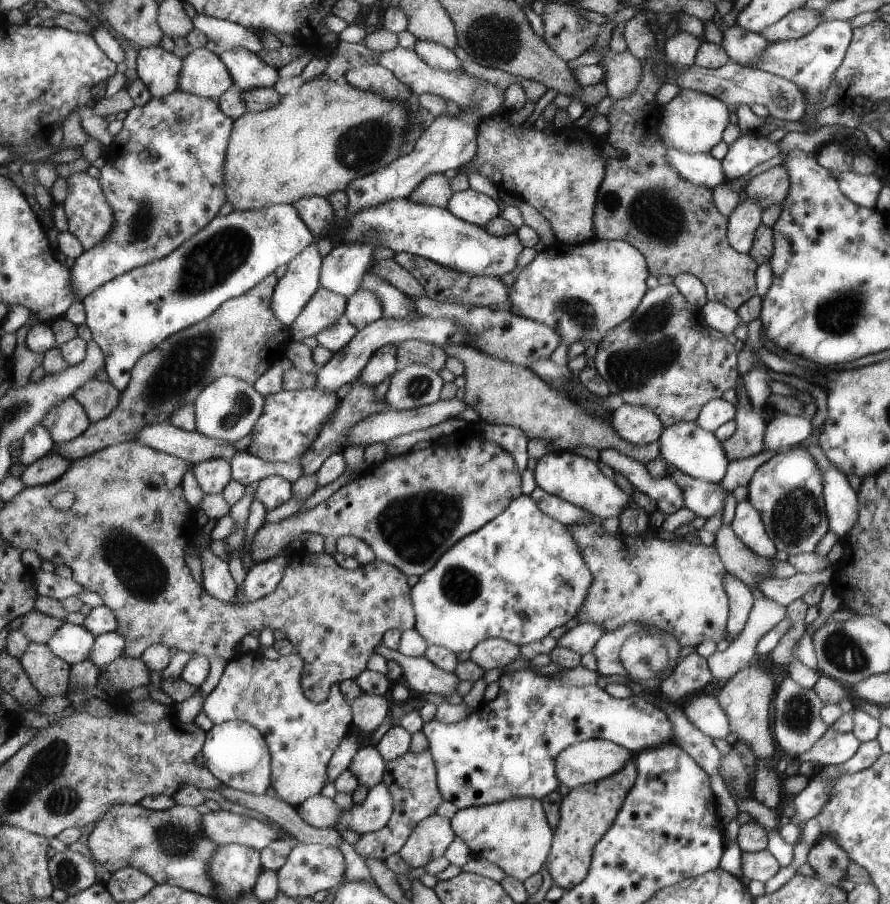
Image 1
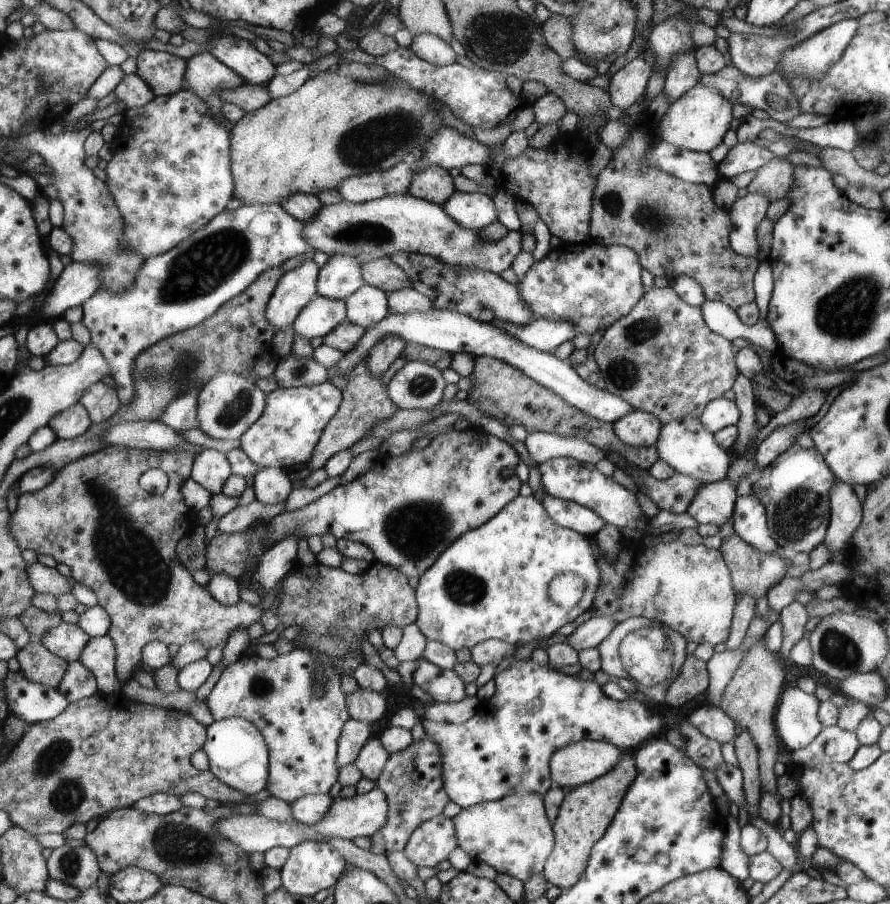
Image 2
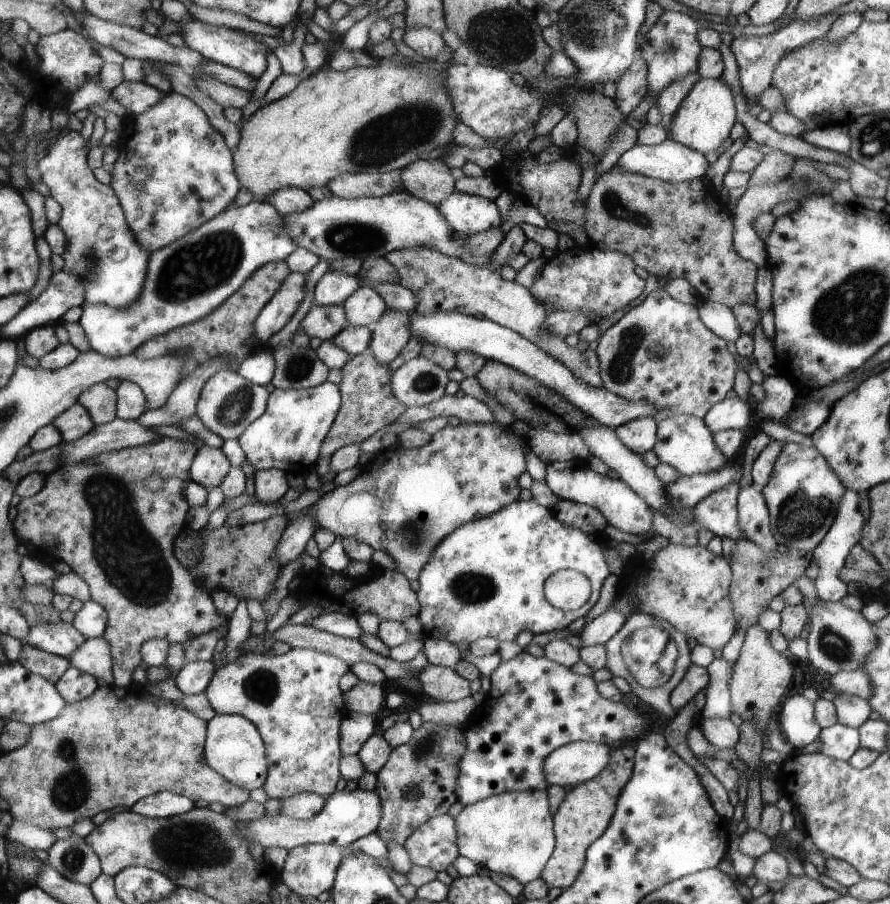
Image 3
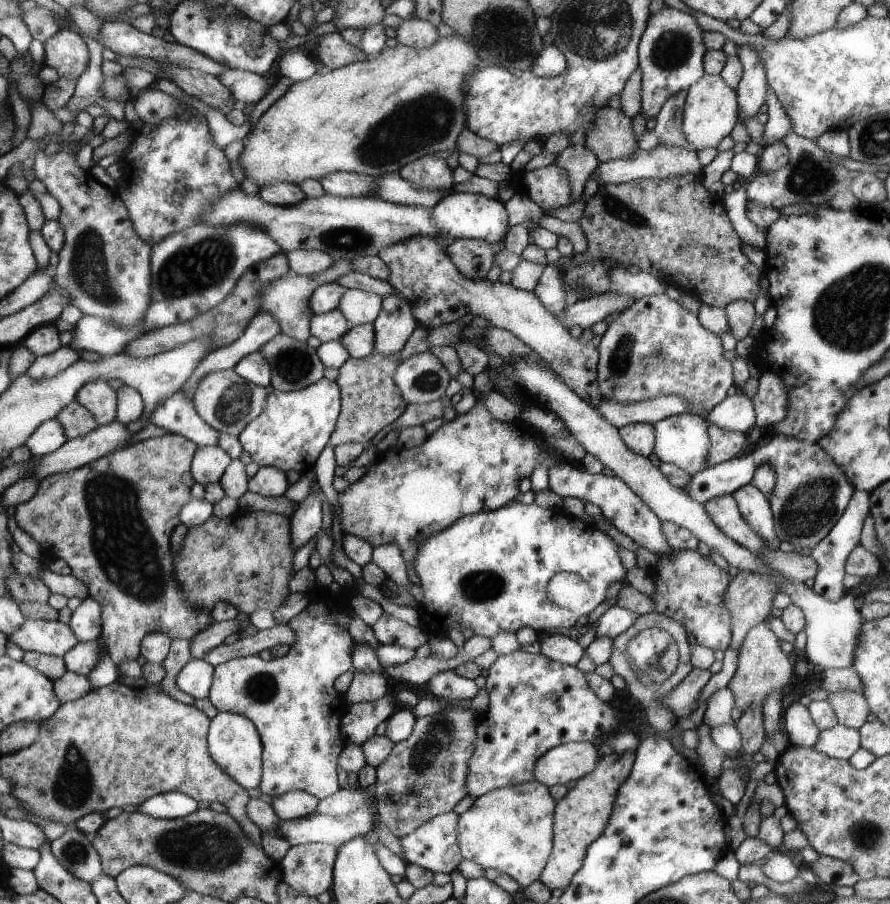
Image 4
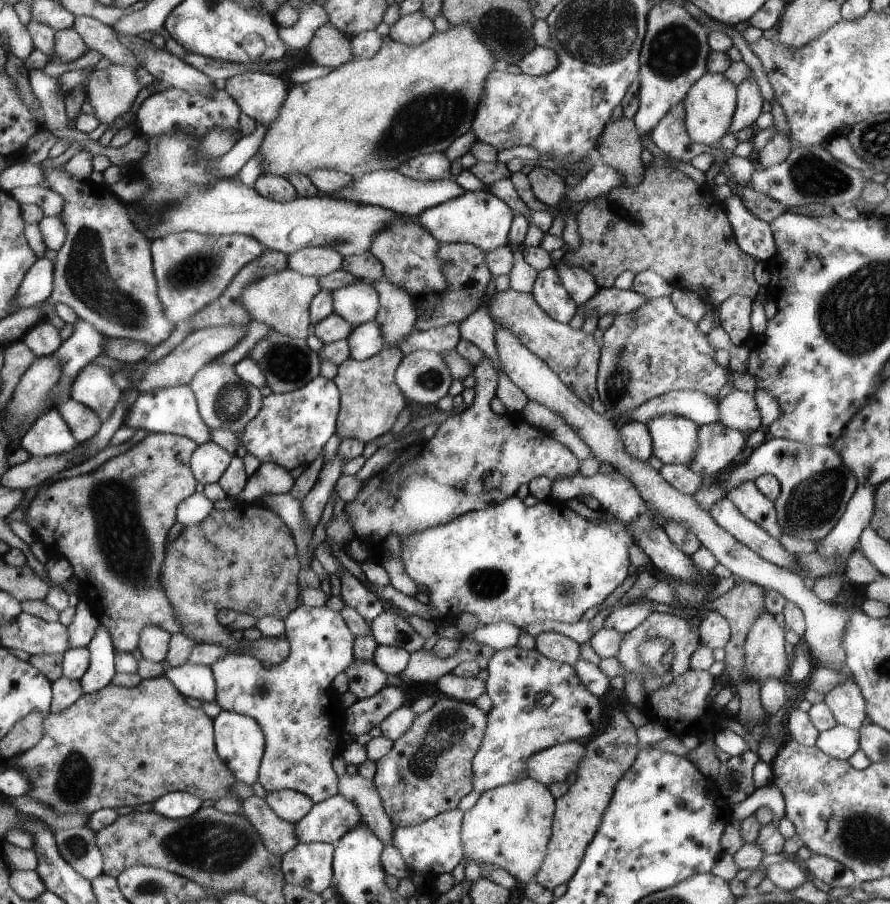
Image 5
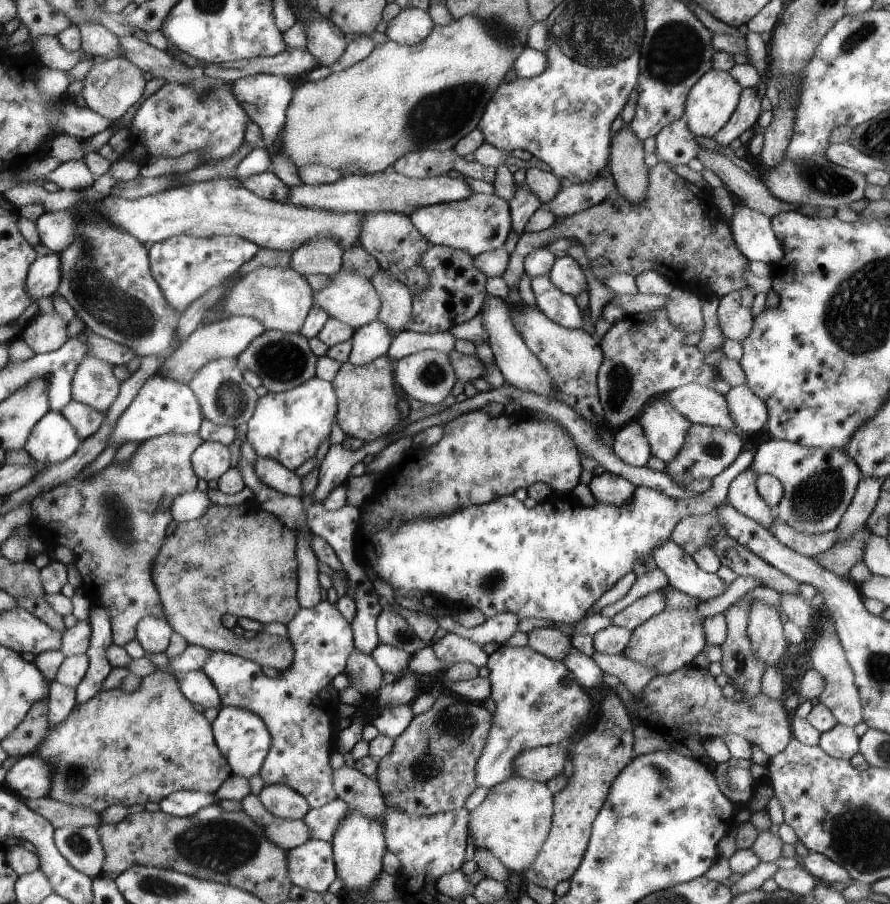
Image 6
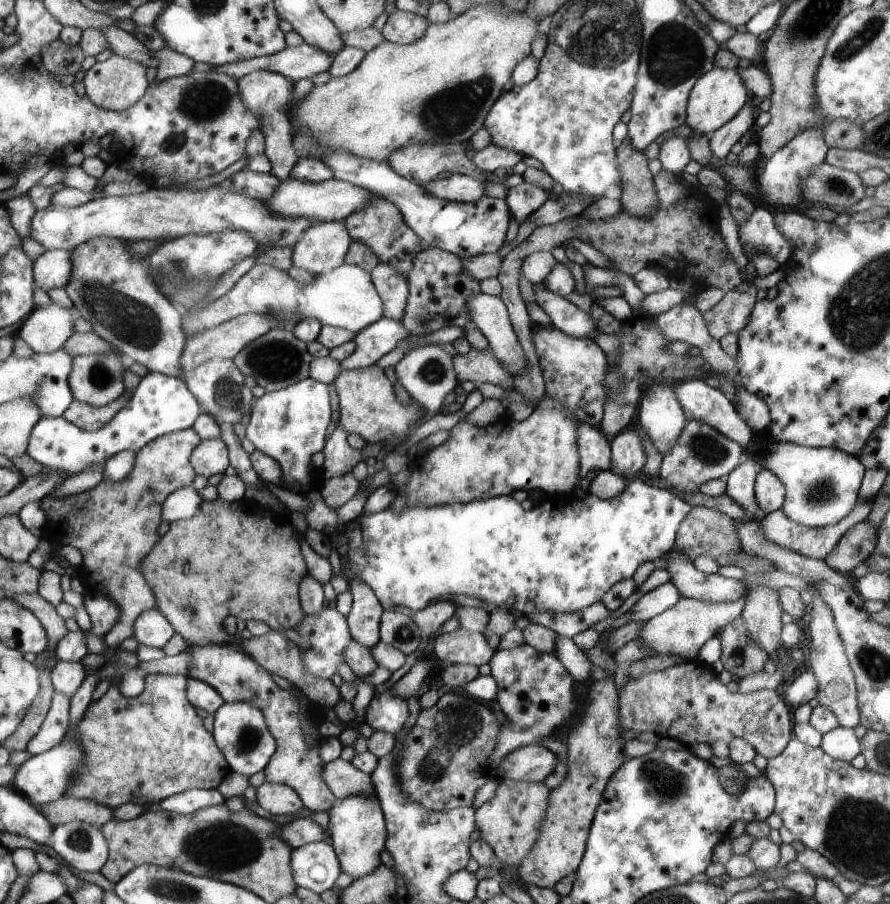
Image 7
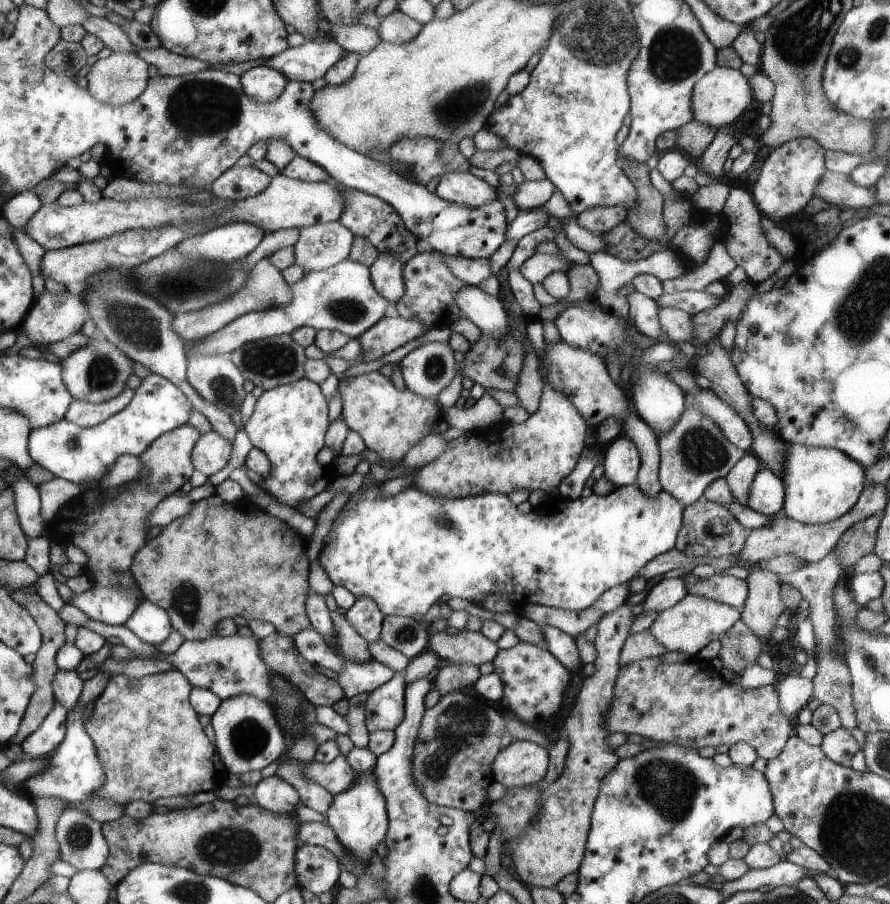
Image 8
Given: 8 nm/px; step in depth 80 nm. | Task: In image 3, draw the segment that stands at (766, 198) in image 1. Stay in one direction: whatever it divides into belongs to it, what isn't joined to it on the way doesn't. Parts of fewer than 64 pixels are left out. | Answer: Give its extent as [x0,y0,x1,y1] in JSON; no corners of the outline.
[746,150,794,186]

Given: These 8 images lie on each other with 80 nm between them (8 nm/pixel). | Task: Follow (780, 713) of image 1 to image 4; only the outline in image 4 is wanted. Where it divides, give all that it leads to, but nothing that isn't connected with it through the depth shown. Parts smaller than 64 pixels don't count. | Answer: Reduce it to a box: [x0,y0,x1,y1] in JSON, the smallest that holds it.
[781,702,820,747]

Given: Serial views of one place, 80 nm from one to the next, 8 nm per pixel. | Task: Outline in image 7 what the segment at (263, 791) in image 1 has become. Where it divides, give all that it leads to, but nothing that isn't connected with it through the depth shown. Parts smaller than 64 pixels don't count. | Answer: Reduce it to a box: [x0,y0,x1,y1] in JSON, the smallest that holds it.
[212,703,277,776]

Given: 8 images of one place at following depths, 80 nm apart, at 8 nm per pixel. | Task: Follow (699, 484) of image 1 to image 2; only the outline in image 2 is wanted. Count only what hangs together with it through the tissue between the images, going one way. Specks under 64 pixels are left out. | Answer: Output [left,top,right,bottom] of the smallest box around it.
[687,479,738,526]

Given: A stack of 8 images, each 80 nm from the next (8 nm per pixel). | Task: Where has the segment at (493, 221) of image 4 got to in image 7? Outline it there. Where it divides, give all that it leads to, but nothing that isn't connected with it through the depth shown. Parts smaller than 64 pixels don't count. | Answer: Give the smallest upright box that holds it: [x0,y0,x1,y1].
[323,151,511,258]

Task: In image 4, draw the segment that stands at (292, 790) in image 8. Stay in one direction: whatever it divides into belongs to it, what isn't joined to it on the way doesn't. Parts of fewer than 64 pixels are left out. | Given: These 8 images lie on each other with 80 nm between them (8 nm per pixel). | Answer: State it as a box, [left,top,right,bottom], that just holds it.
[273,791,321,821]

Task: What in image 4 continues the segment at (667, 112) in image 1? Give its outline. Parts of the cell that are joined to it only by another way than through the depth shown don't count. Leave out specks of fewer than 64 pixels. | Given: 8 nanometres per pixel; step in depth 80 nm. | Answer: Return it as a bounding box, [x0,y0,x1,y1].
[681,73,739,151]

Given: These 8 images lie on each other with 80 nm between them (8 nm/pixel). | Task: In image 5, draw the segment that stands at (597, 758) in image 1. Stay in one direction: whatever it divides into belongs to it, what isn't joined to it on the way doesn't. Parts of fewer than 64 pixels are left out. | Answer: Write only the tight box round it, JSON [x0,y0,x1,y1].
[526,741,586,787]

